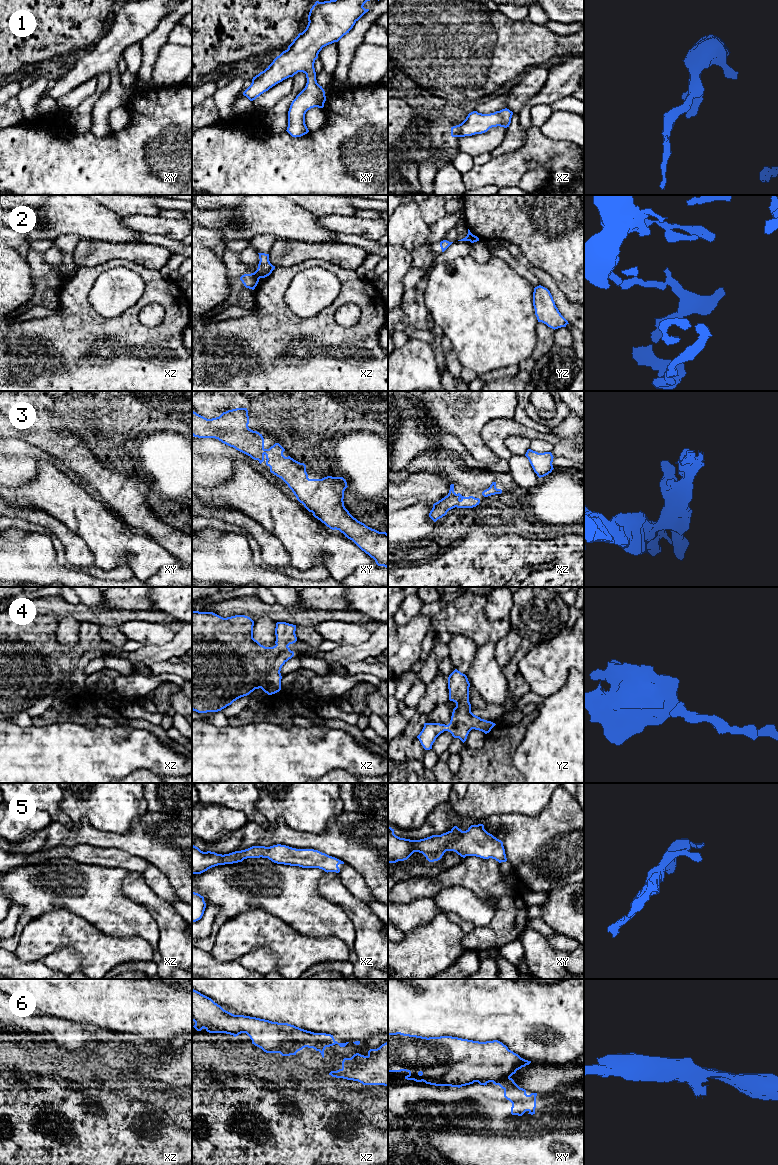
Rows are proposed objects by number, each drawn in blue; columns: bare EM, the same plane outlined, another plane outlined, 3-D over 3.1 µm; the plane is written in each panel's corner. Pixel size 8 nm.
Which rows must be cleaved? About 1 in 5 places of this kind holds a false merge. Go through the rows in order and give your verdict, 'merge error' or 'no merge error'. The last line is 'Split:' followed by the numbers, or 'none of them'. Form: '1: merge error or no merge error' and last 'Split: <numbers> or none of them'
1: no merge error
2: no merge error
3: no merge error
4: no merge error
5: no merge error
6: merge error
Split: 6

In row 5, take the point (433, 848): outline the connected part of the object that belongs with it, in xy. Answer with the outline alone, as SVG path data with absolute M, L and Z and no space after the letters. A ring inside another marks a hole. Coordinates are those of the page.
M483 824L471 825L466 831L454 826L441 835L420 840L400 838L388 826L388 863L407 860L414 852L422 853L429 862L438 861L446 851L454 851L461 857L476 856L506 862L503 842L484 829Z

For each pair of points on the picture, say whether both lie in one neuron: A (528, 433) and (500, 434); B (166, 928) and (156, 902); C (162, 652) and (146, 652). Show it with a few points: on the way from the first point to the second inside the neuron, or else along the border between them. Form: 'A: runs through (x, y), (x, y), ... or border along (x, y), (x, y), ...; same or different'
A: runs through (521, 431), (507, 431); same
B: runs through (166, 922), (166, 916), (158, 908); same
C: runs through (158, 652), (150, 652); same

